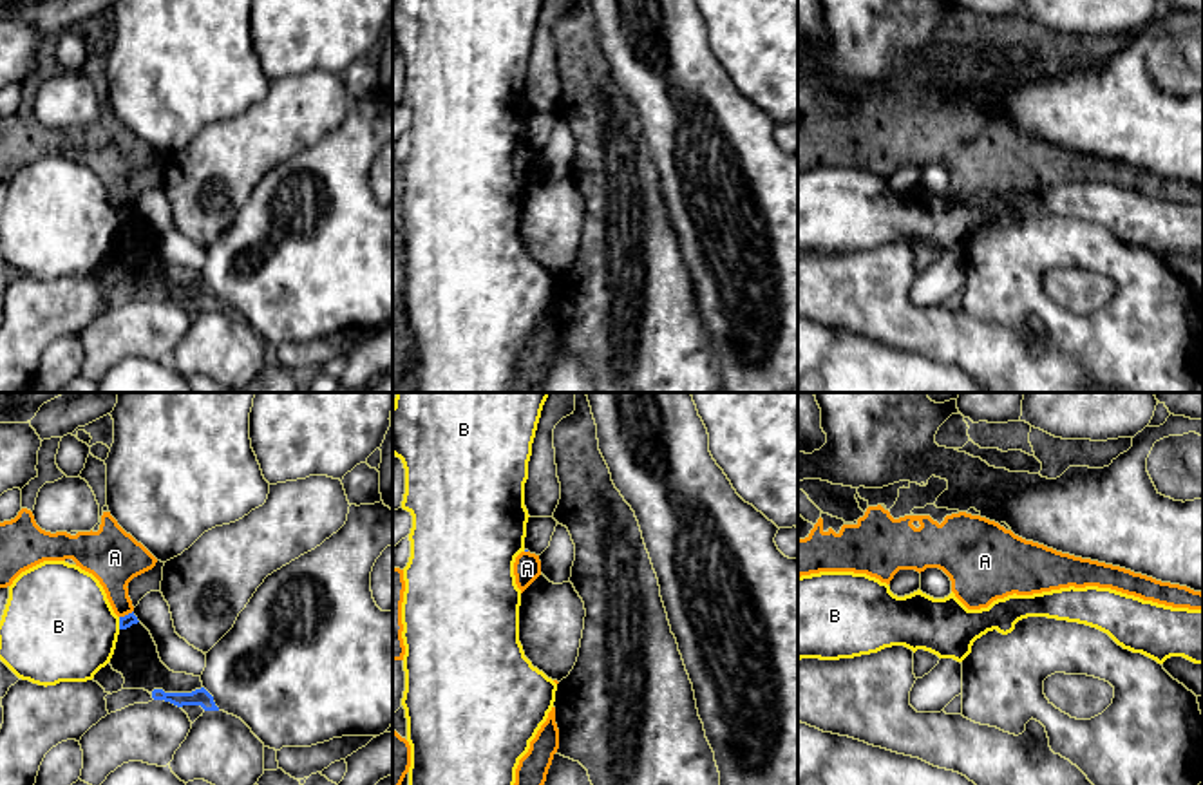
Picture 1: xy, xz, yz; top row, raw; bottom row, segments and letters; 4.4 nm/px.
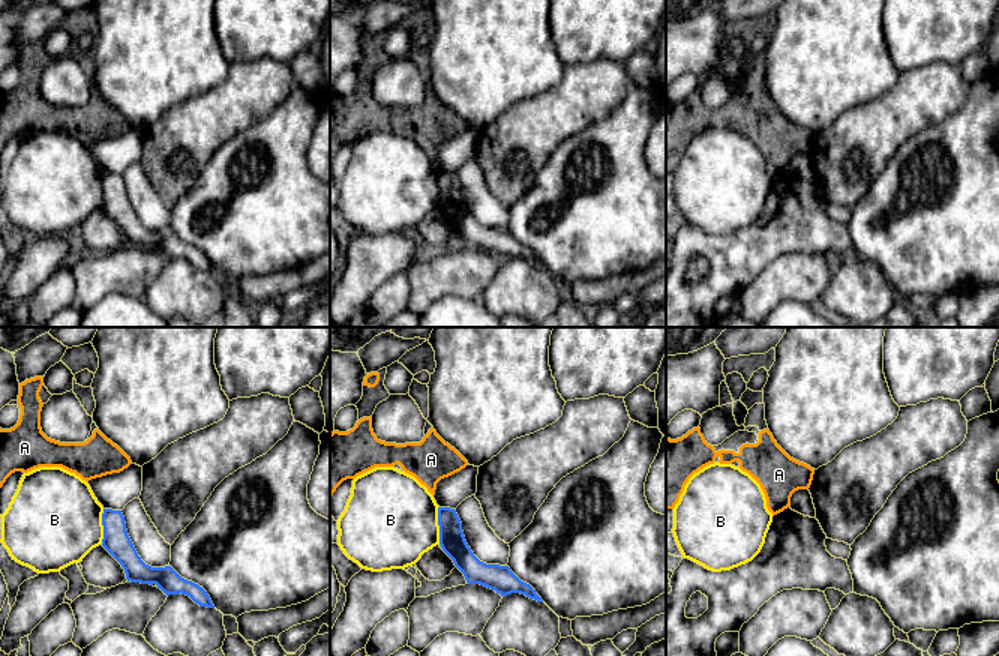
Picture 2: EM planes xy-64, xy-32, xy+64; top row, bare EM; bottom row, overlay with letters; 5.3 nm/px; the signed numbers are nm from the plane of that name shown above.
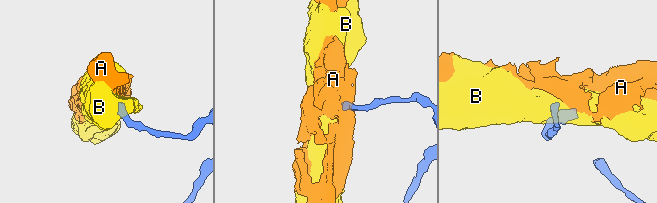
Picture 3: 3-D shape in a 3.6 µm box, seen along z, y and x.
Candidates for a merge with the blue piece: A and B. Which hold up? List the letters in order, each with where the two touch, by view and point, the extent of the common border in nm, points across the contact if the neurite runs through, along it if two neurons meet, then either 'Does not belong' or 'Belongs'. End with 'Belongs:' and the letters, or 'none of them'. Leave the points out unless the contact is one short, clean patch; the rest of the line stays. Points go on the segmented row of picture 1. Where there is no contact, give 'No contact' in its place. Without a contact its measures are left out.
A: Touches blue at xy (125, 615). Shared border 70 nm. Boundary: xy (132, 610), (120, 617). Does not belong
B: Touches blue at xy (120, 623). Shared border 60 nm. Boundary: xy (118, 617), (120, 628). Does not belong
Belongs: none of them

